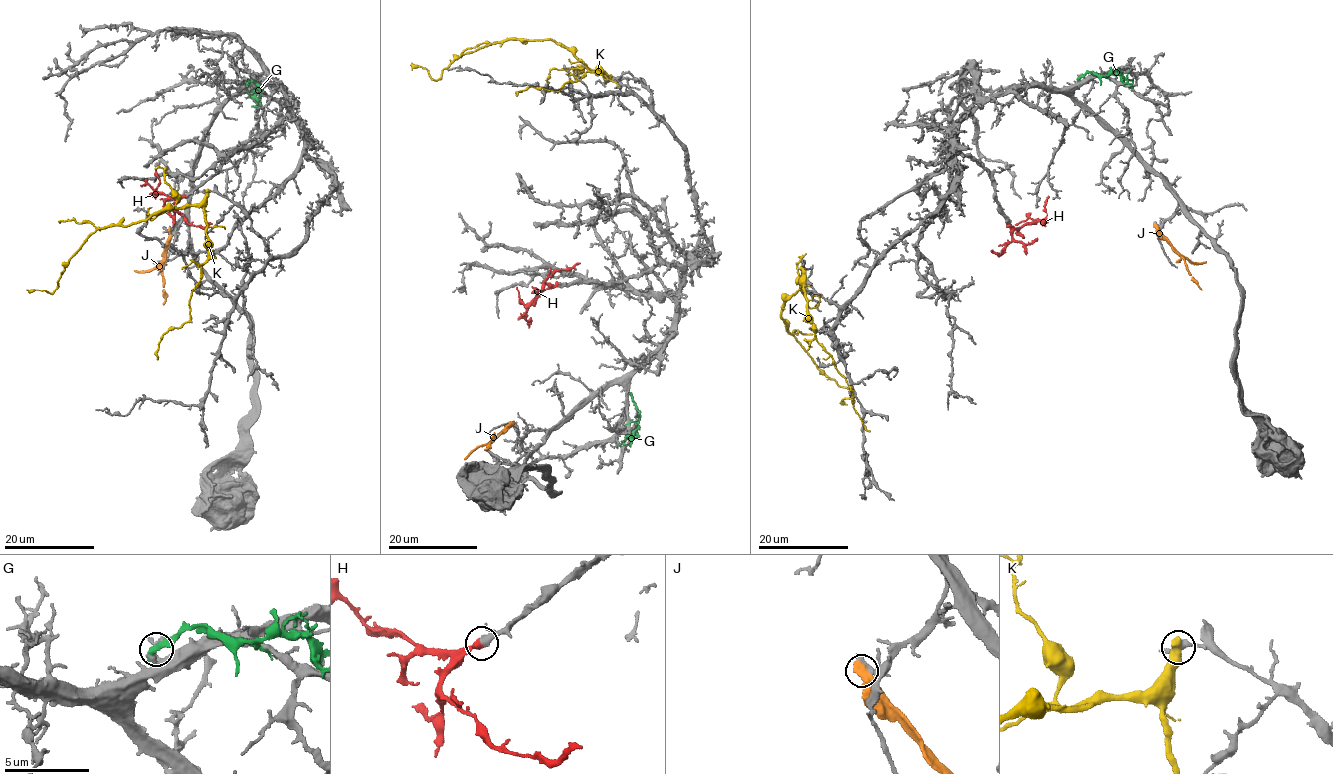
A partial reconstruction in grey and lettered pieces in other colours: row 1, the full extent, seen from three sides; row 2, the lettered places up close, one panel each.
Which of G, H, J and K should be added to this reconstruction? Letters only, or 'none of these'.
H

